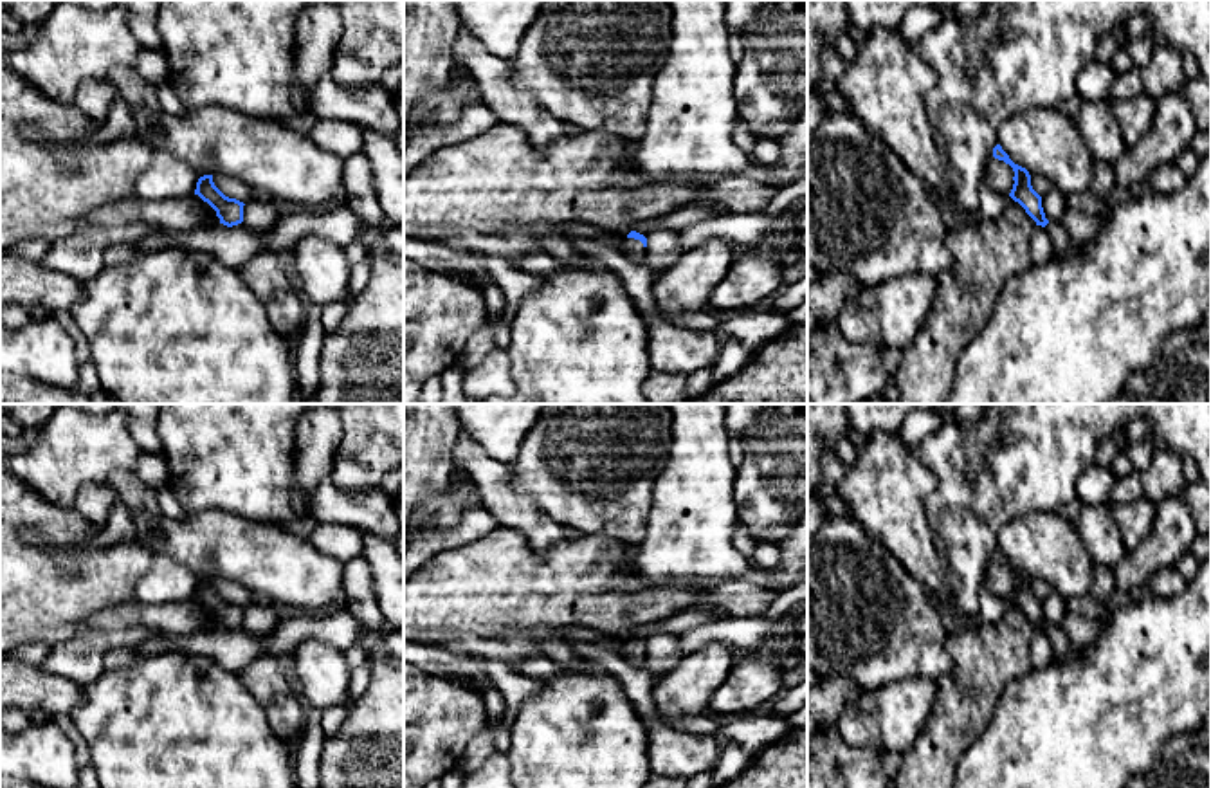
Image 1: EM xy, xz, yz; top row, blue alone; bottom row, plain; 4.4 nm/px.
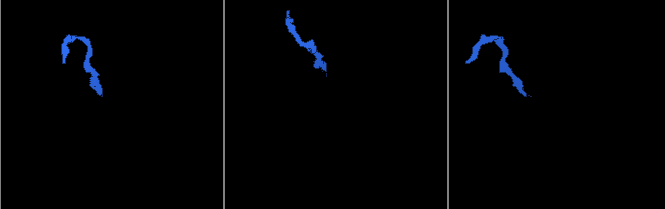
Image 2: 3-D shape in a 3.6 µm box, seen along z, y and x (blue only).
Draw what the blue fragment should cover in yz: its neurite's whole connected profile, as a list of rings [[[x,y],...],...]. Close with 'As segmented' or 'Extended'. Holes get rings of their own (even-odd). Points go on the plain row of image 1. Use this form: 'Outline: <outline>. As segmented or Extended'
Outline: [[[1000,548],[993,552],[993,561],[1009,568],[1015,575],[1015,588],[1009,600],[1018,606],[1025,617],[1042,629],[1052,644],[1052,662],[1074,662],[1081,656],[1081,647],[1072,644],[1061,626],[1049,626],[1042,611],[1042,600],[1031,590],[1031,579],[1025,572],[1015,568]]]. Extended

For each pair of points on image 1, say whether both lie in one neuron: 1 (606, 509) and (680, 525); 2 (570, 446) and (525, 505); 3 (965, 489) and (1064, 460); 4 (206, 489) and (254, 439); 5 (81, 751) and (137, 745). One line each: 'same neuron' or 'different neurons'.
1: different neurons
2: different neurons
3: same neuron
4: same neuron
5: different neurons

